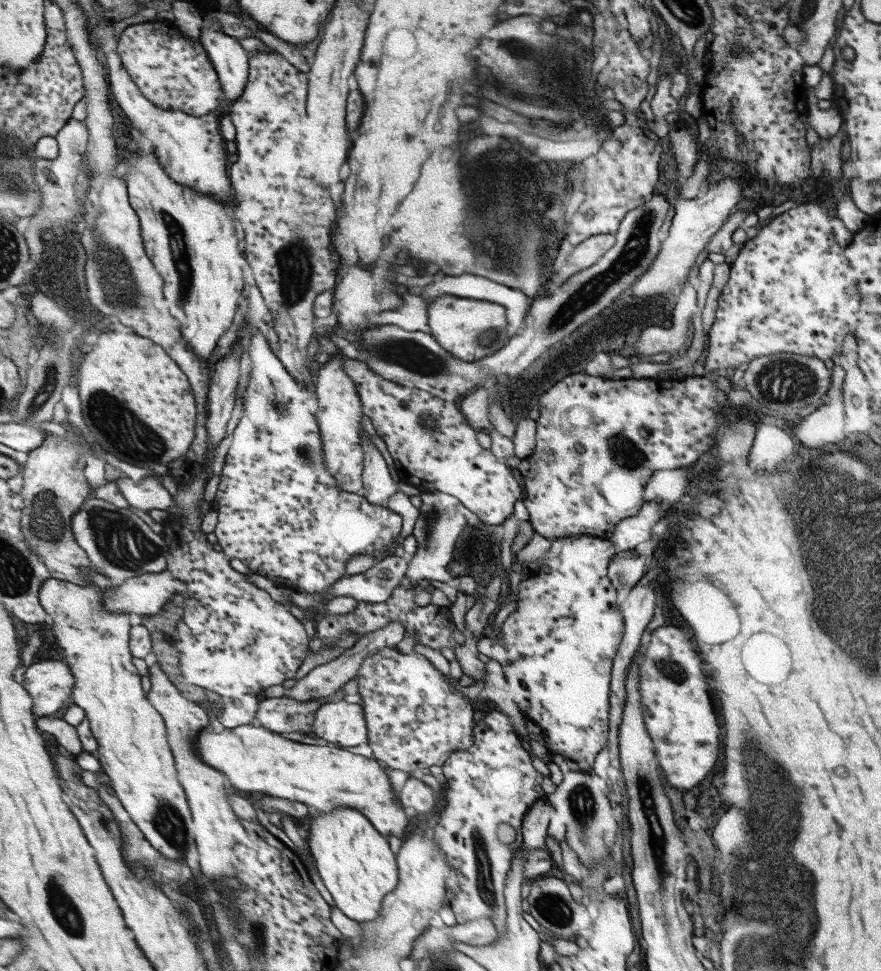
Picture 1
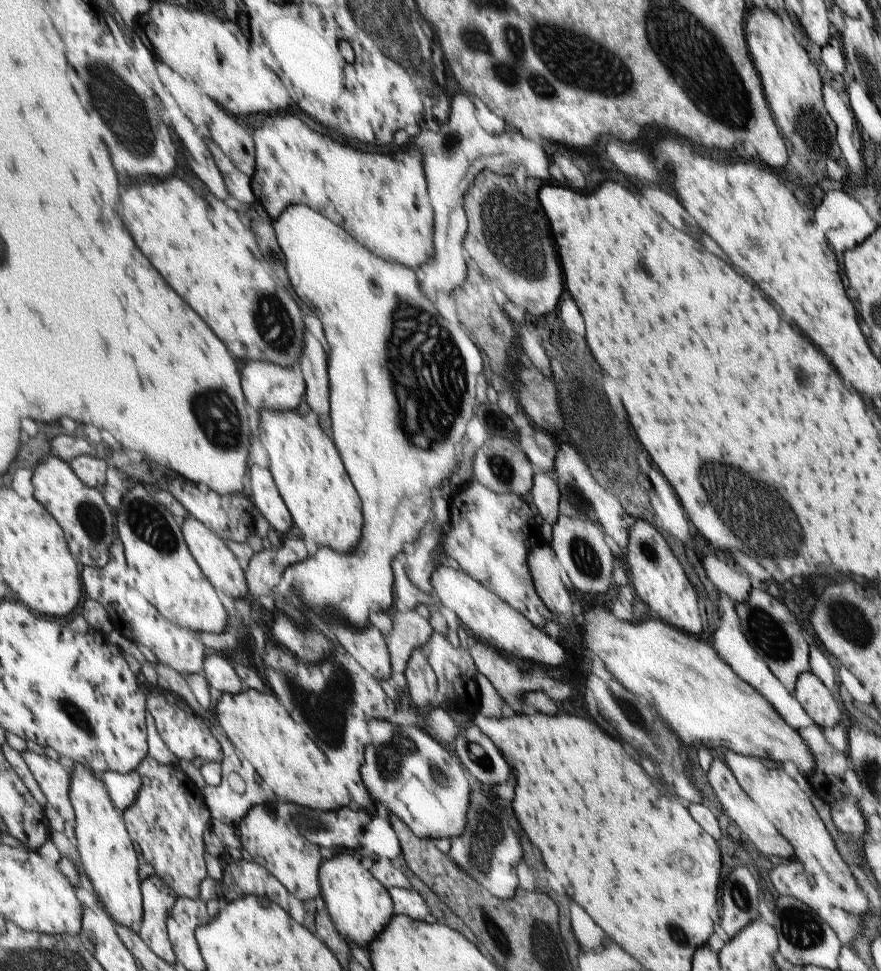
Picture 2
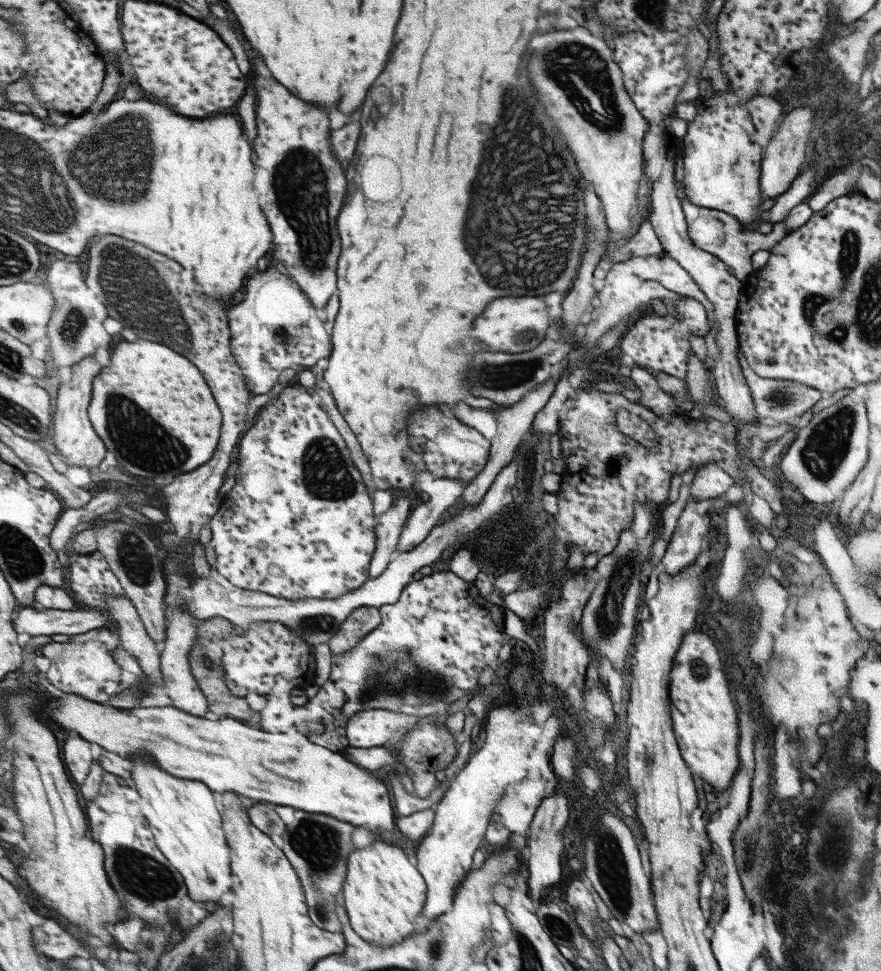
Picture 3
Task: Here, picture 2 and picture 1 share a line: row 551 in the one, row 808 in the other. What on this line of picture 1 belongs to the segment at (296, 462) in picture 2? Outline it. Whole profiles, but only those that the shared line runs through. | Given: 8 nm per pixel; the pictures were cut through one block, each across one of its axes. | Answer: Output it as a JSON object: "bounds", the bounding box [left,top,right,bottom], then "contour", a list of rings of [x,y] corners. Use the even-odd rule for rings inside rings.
{"bounds":[309,808,397,923],"contour":[[[337,808],[337,812],[331,812],[331,814],[321,814],[321,816],[317,816],[317,812],[313,810],[313,821],[311,821],[309,828],[309,846],[311,846],[311,852],[313,852],[313,858],[315,858],[315,862],[317,862],[317,866],[315,869],[321,874],[321,878],[323,878],[323,882],[325,882],[329,892],[334,896],[334,900],[336,903],[336,907],[339,910],[342,910],[349,918],[353,919],[357,923],[369,921],[371,919],[375,919],[375,915],[379,913],[379,909],[381,909],[381,900],[383,899],[383,895],[387,895],[395,888],[397,885],[397,870],[395,870],[395,860],[393,860],[393,854],[391,854],[391,850],[389,848],[389,844],[386,838],[383,838],[383,835],[377,832],[377,829],[361,814],[361,812],[357,812],[355,808]]]}

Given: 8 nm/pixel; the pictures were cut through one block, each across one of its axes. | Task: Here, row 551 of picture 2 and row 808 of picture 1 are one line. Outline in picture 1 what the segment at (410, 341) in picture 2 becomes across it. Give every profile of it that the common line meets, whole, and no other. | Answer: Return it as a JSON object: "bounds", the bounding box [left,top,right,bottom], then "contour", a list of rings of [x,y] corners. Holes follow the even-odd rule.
{"bounds":[197,724,407,837],"contour":[[[249,724],[221,732],[206,727],[197,740],[197,751],[206,764],[222,771],[239,790],[299,800],[321,812],[331,812],[337,806],[353,806],[357,812],[365,812],[383,836],[401,837],[407,826],[407,812],[395,804],[381,766],[374,759],[353,754],[344,747],[293,742],[269,728]]]}

